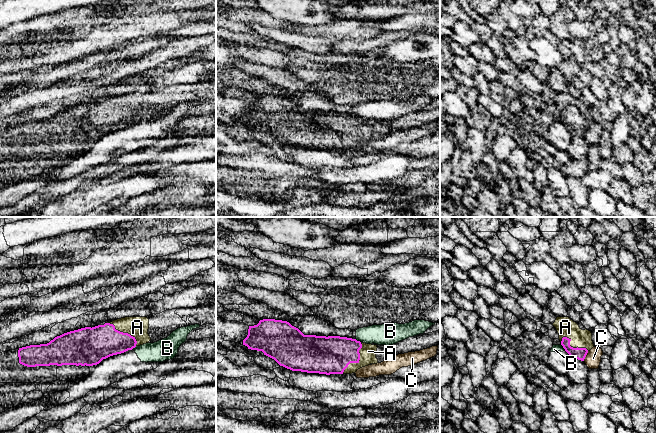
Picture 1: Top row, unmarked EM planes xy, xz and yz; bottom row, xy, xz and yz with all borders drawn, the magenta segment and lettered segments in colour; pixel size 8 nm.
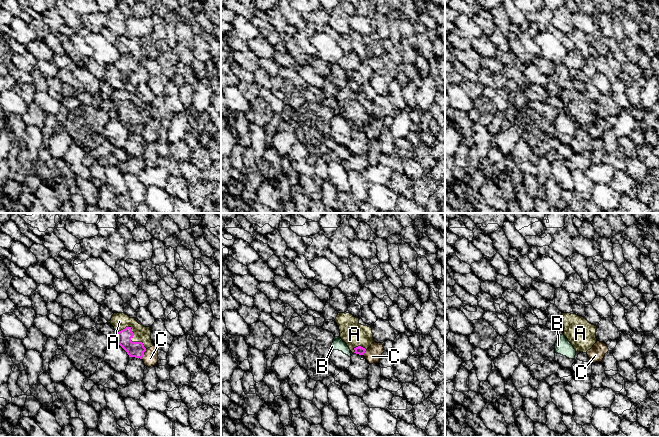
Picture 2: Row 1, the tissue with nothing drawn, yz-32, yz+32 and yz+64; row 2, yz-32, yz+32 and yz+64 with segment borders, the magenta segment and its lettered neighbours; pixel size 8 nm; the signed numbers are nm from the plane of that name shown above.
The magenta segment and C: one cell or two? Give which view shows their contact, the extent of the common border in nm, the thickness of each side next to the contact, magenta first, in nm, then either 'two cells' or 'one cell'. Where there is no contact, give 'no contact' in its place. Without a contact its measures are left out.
contact in yz; length 90 nm; calibres 100 and 130 nm; two cells

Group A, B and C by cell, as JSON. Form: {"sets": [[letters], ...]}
{"sets": [["A"], ["B"], ["C"]]}

